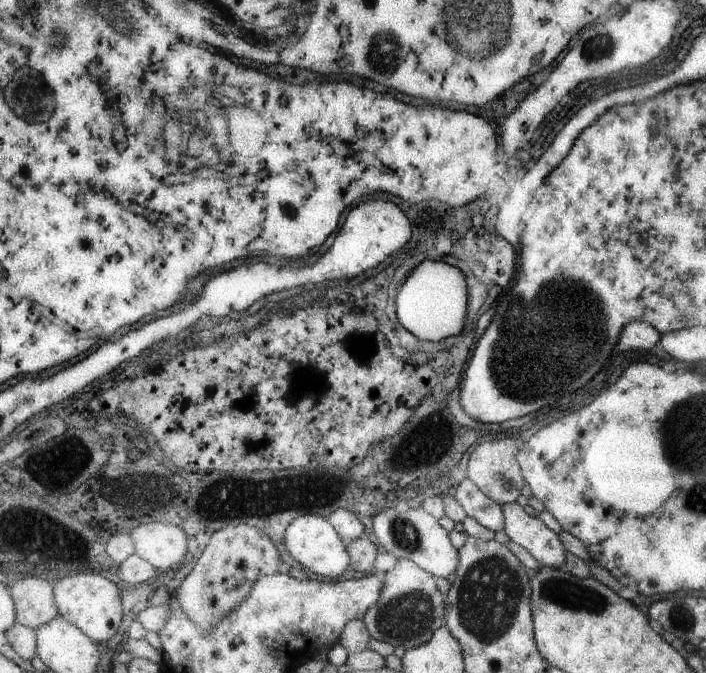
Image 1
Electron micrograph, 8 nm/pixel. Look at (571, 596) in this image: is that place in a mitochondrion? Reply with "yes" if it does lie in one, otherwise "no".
yes

